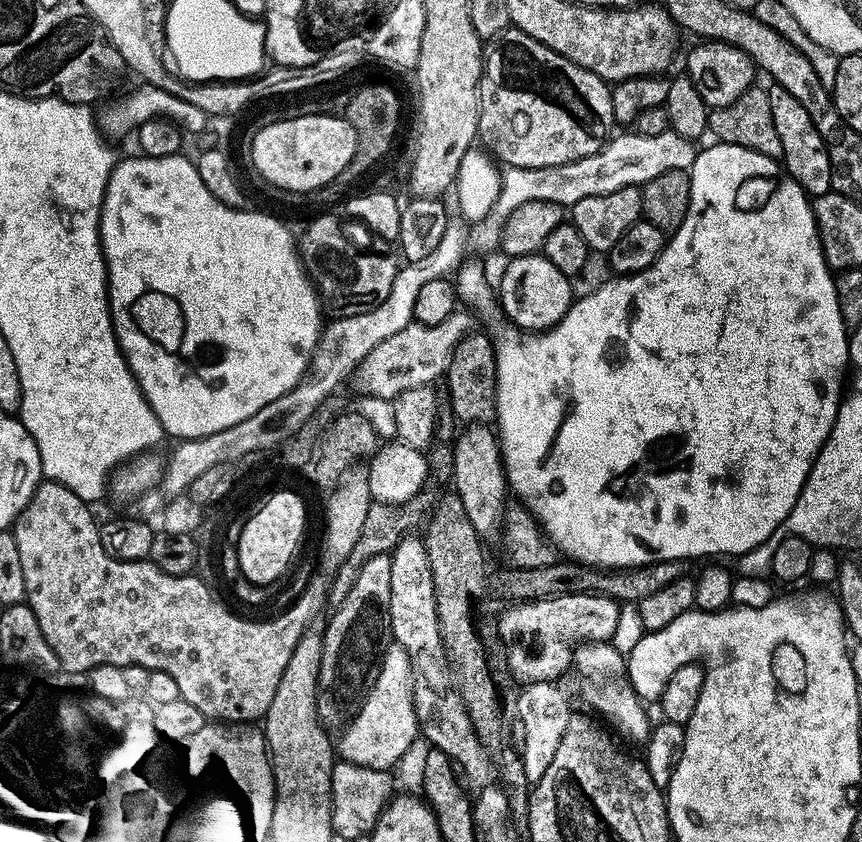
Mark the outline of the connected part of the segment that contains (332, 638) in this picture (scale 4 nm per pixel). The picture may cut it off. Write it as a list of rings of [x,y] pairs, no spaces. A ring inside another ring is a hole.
[[[391,555],[371,558],[362,566],[358,582],[350,596],[340,608],[335,609],[332,621],[324,635],[324,654],[322,656],[322,670],[320,671],[320,697],[318,698],[318,710],[320,721],[329,730],[343,729],[358,718],[358,714],[364,709],[364,703],[370,698],[374,686],[378,686],[382,666],[386,662],[386,654],[393,646],[392,615],[390,604],[392,602],[392,587],[394,586],[394,570],[392,569]]]

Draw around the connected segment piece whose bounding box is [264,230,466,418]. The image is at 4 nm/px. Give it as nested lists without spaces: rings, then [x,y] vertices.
[[[450,230],[442,238],[442,246],[430,254],[430,258],[408,264],[401,267],[394,282],[394,290],[390,290],[390,298],[382,302],[370,312],[365,312],[362,316],[345,316],[336,318],[336,321],[329,323],[320,335],[320,344],[312,356],[312,365],[308,368],[308,374],[304,381],[300,383],[290,394],[278,398],[270,406],[266,406],[266,416],[274,416],[280,412],[286,412],[290,406],[312,406],[326,402],[331,396],[337,395],[340,383],[342,385],[349,379],[352,372],[362,361],[370,356],[382,342],[388,338],[406,330],[416,319],[416,307],[418,306],[418,294],[422,294],[422,286],[430,286],[436,280],[451,277],[465,263],[464,244],[460,241],[460,236],[456,230]]]

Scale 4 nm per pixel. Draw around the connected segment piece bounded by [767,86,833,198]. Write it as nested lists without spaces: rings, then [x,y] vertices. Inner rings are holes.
[[[772,86],[767,91],[775,129],[782,138],[782,147],[785,151],[782,159],[783,167],[788,175],[794,178],[794,182],[798,182],[798,186],[802,186],[802,190],[807,192],[809,197],[825,196],[828,192],[833,191],[832,163],[826,142],[822,142],[822,134],[818,134],[818,126],[814,126],[814,118],[810,118],[810,113],[802,107],[802,102],[798,102],[798,98],[786,94],[786,90]]]

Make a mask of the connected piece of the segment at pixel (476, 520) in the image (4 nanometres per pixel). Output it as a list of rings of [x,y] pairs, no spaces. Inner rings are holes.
[[[473,424],[463,431],[464,437],[454,444],[454,492],[460,497],[462,506],[466,506],[466,518],[470,518],[477,536],[481,541],[489,542],[505,527],[506,509],[510,503],[508,472],[500,452],[500,437],[486,424]]]

